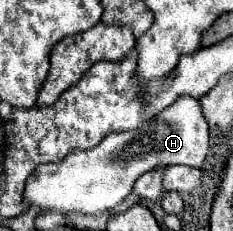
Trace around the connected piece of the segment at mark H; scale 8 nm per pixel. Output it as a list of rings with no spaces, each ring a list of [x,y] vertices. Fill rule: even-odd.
[[[178,97],[170,107],[150,121],[144,121],[138,129],[110,133],[94,149],[74,151],[64,161],[40,165],[28,177],[24,197],[40,211],[104,213],[130,195],[134,181],[142,173],[170,165],[202,169],[208,149],[208,123],[204,121],[200,103],[194,97]]]

